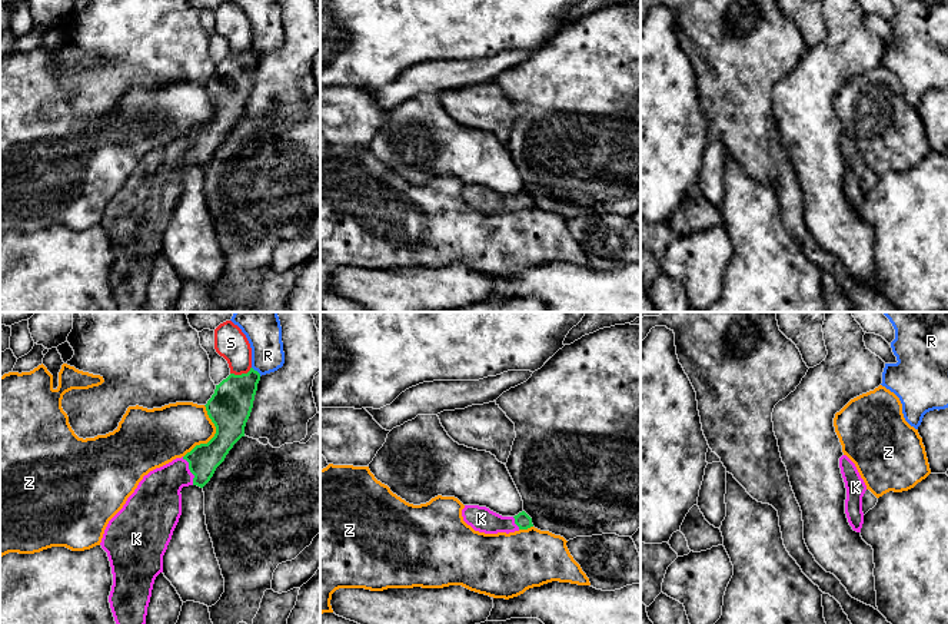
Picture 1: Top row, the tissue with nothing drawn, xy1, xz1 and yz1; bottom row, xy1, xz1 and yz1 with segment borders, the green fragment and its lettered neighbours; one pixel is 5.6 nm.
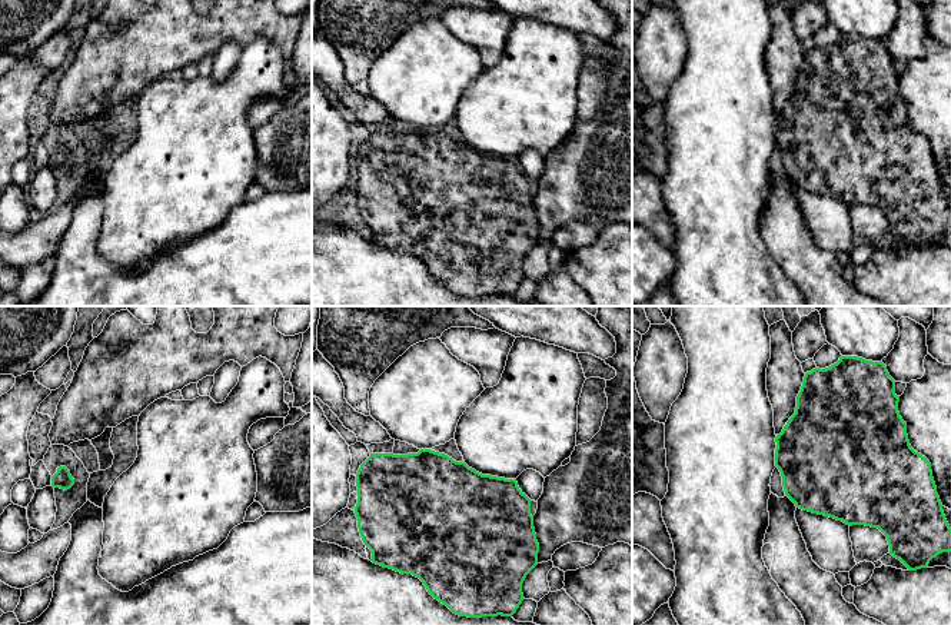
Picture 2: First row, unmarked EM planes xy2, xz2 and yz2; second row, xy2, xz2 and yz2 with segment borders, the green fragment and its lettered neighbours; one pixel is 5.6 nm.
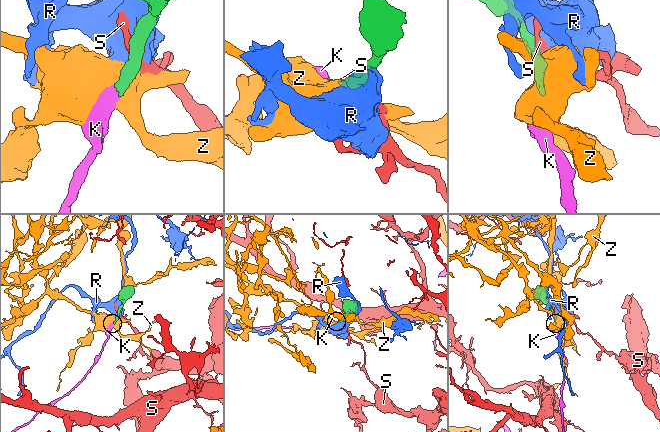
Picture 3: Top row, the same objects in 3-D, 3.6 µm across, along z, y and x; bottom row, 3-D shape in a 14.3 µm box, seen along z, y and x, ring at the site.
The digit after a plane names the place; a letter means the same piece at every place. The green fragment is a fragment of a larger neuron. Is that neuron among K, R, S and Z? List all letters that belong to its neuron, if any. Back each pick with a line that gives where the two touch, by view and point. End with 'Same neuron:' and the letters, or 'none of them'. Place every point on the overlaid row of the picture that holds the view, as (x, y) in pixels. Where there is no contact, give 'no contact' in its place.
K: contact xy1 (190, 471)
Same neuron: K

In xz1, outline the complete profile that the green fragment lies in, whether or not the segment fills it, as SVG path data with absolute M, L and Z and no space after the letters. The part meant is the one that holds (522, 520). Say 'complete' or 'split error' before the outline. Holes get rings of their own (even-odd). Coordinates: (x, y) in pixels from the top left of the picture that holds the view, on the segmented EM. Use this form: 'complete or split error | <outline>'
split error | M465 505L462 517L475 531L485 534L509 534L533 527L532 518L525 511L515 517L502 517L486 507Z

